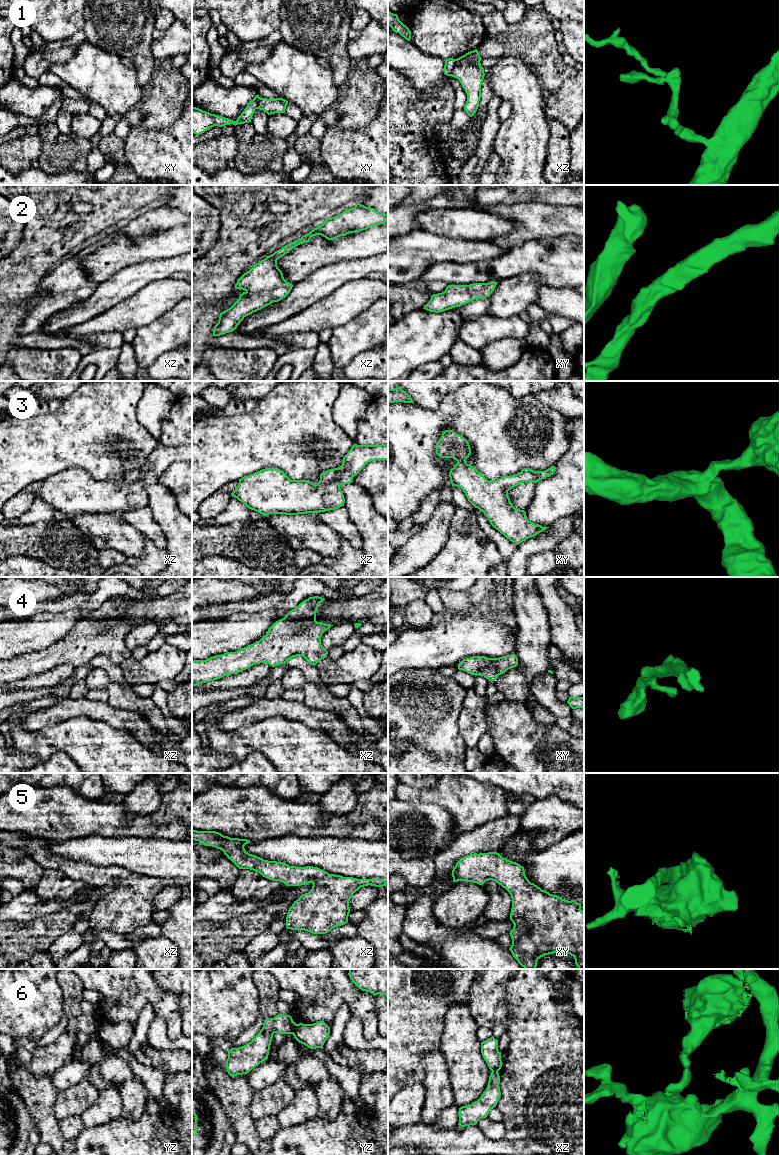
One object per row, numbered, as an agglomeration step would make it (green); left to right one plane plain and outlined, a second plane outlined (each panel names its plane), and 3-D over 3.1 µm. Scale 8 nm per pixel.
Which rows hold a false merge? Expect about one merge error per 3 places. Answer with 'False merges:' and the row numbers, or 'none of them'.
False merges: 1, 6

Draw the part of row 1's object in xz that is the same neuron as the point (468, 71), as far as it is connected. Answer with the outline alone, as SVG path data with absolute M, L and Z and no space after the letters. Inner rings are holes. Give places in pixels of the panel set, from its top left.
M475 49L457 58L457 64L451 70L451 76L459 80L467 94L464 110L470 117L476 113L481 98L481 85L485 76L484 68L480 65L481 59Z

